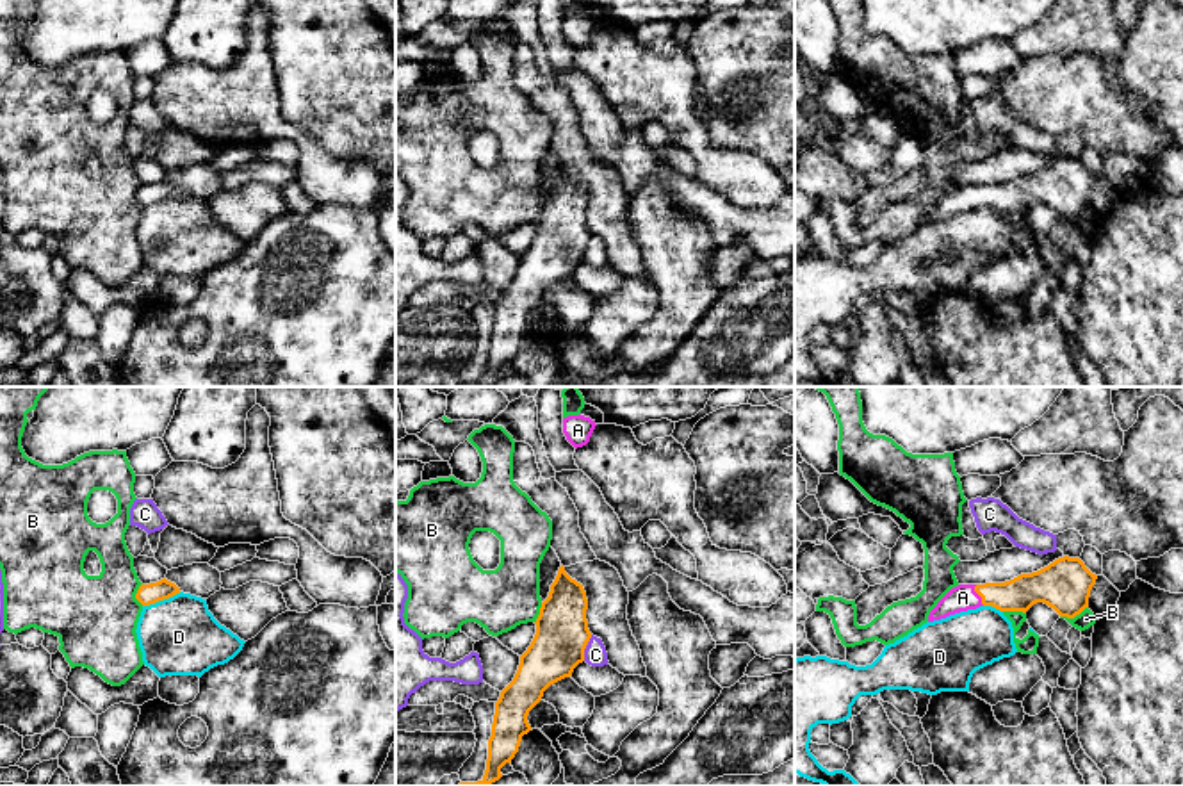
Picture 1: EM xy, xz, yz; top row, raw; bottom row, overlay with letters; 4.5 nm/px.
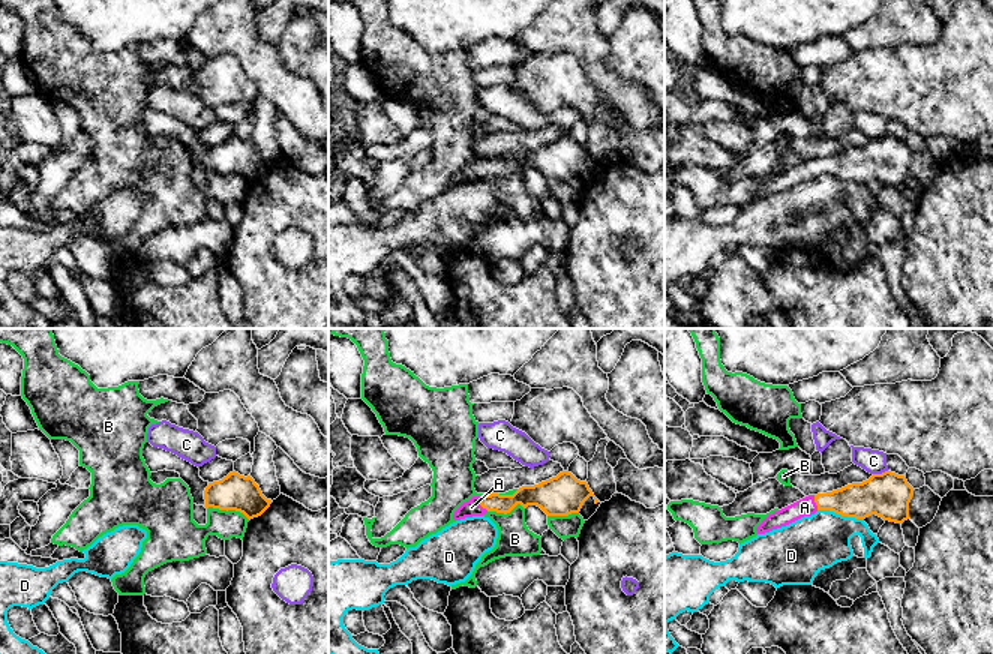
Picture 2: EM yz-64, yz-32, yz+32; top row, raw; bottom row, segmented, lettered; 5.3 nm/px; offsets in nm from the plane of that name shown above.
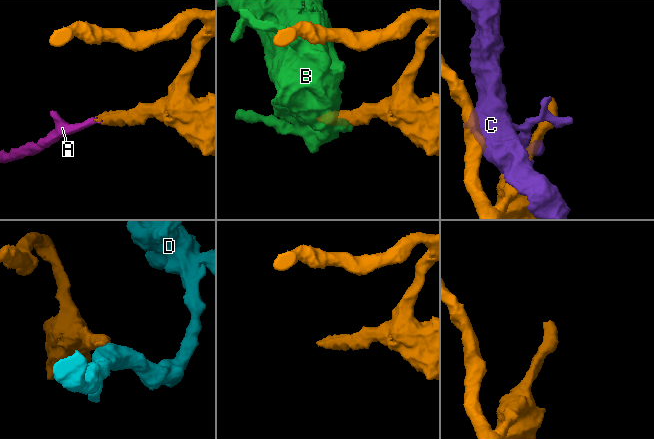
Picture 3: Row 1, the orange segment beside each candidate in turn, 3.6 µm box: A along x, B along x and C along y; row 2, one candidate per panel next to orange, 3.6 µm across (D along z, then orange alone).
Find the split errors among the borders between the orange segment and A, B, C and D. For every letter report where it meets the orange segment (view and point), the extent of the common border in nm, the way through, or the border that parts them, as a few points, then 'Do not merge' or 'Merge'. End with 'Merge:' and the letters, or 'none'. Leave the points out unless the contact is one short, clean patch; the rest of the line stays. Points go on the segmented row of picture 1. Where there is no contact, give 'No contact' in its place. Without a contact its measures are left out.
A: Touches orange at yz (980, 596). Shared border 100 nm. Path across: yz (1019, 594), (980, 596), (962, 597). Merge
B: Touches orange at yz (1073, 617). Shared border 140 nm. Do not merge
C: Touches orange at xz (585, 647). Shared border 130 nm. Do not merge
D: Touches orange at xy (161, 599). Shared border 190 nm. Do not merge
Merge: A

